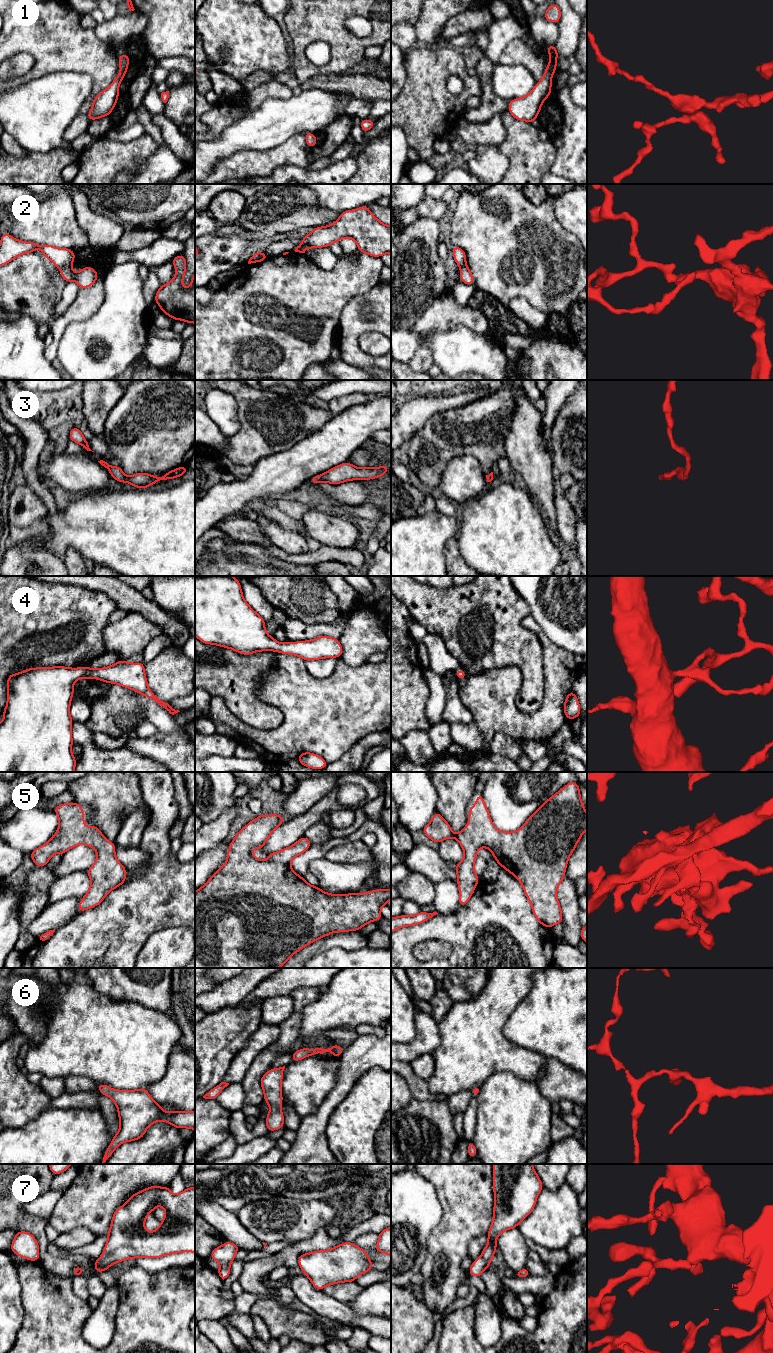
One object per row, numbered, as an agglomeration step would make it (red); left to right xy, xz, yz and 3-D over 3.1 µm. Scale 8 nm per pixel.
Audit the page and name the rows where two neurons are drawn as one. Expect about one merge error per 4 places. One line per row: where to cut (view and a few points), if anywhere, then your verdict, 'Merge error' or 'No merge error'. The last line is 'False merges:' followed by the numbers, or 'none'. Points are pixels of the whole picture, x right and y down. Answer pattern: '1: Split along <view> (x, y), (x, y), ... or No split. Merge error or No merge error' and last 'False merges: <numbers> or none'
1: No split. No merge error
2: Split along xy (70, 264), (60, 268). Merge error
3: No split. No merge error
4: No split. No merge error
5: No split. No merge error
6: No split. No merge error
7: No split. No merge error
False merges: 2

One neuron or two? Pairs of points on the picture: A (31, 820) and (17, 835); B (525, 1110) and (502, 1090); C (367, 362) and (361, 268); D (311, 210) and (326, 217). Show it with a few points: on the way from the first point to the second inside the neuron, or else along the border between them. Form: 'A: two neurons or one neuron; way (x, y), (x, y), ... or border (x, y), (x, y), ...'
A: one neuron; way (28, 824), (21, 831)
B: one neuron; way (519, 1107), (508, 1096)
C: two neurons; border (379, 281), (367, 291), (353, 296), (343, 307)
D: one neuron; way (315, 214), (322, 216)

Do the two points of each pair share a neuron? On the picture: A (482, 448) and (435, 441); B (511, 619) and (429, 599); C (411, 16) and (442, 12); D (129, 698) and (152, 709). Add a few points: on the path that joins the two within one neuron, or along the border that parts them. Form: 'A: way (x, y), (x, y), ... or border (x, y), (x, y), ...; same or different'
A: way (470, 440), (447, 440); same
B: way (491, 612), (483, 604), (449, 604); same
C: border (422, 10), (414, 24), (401, 22); different
D: border (137, 693), (140, 712), (144, 719); different

